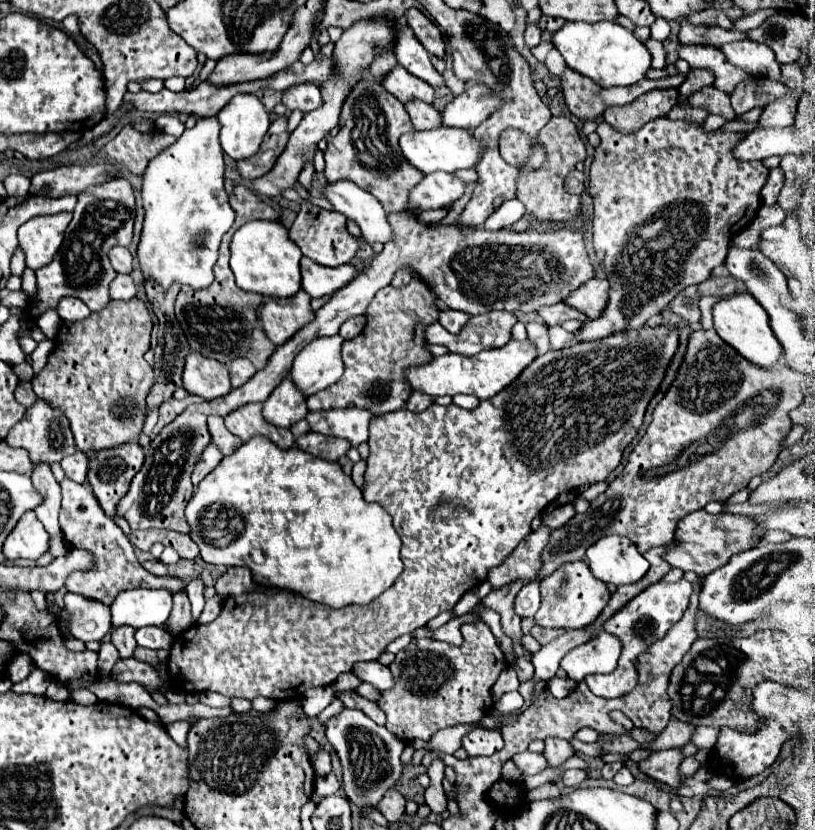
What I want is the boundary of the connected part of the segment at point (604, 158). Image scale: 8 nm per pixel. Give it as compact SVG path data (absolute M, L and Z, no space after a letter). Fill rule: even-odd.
M668 118L652 120L630 134L618 132L602 120L596 132L600 136L600 146L590 166L588 192L594 200L594 250L610 282L610 290L602 316L582 324L572 338L574 344L638 330L650 316L660 314L682 288L708 280L712 270L726 260L730 240L754 220L760 208L760 190L768 178L768 170L762 162L734 160L732 148L744 138L738 132L702 132L700 124L674 122Z

